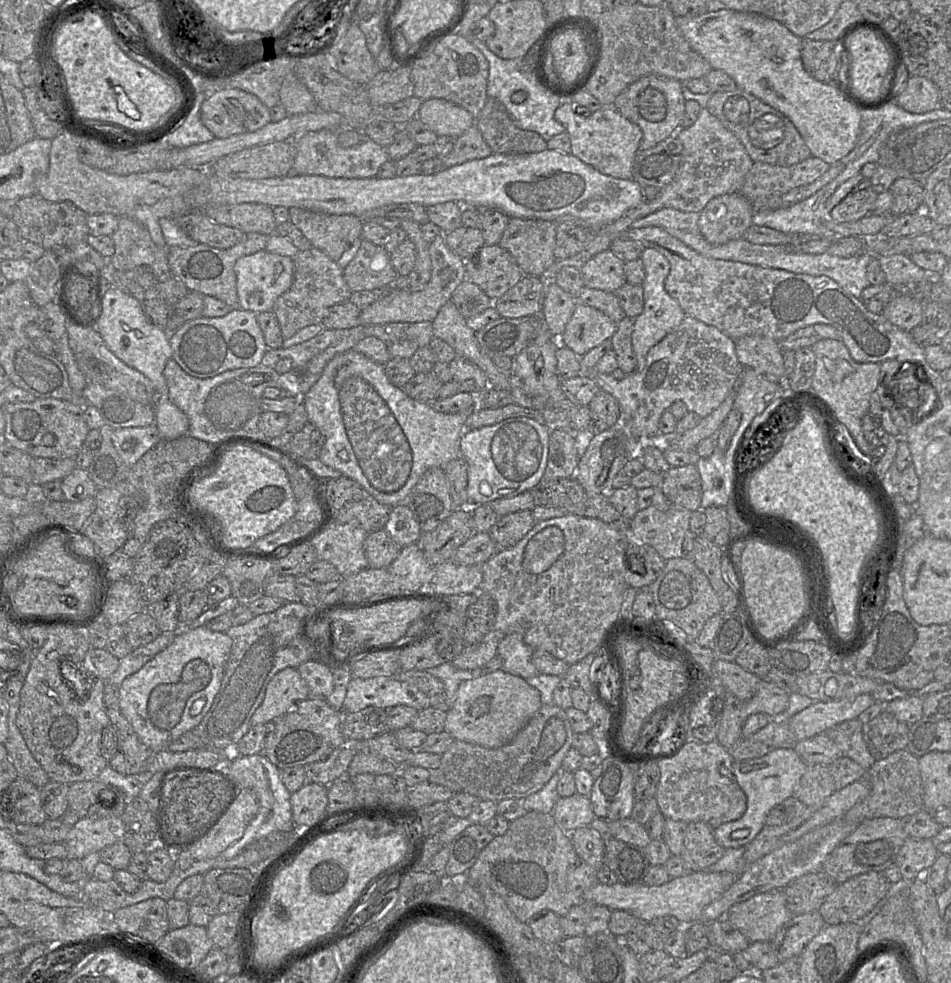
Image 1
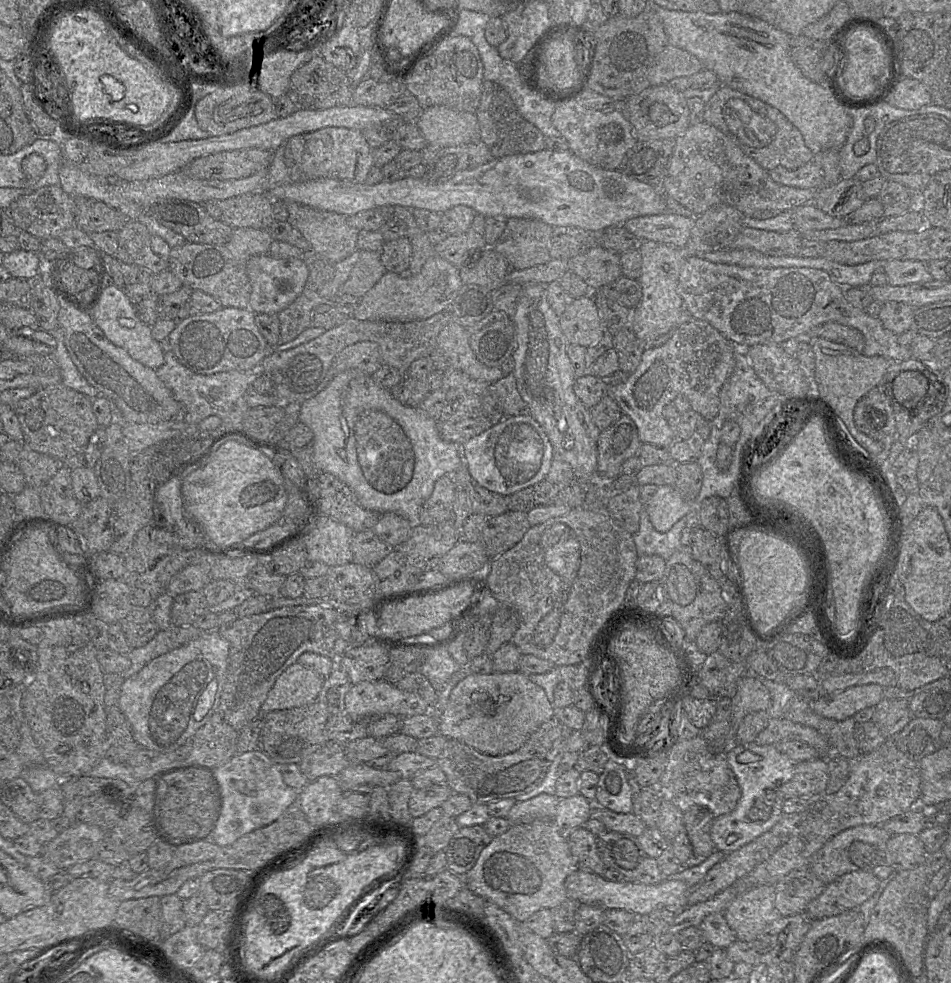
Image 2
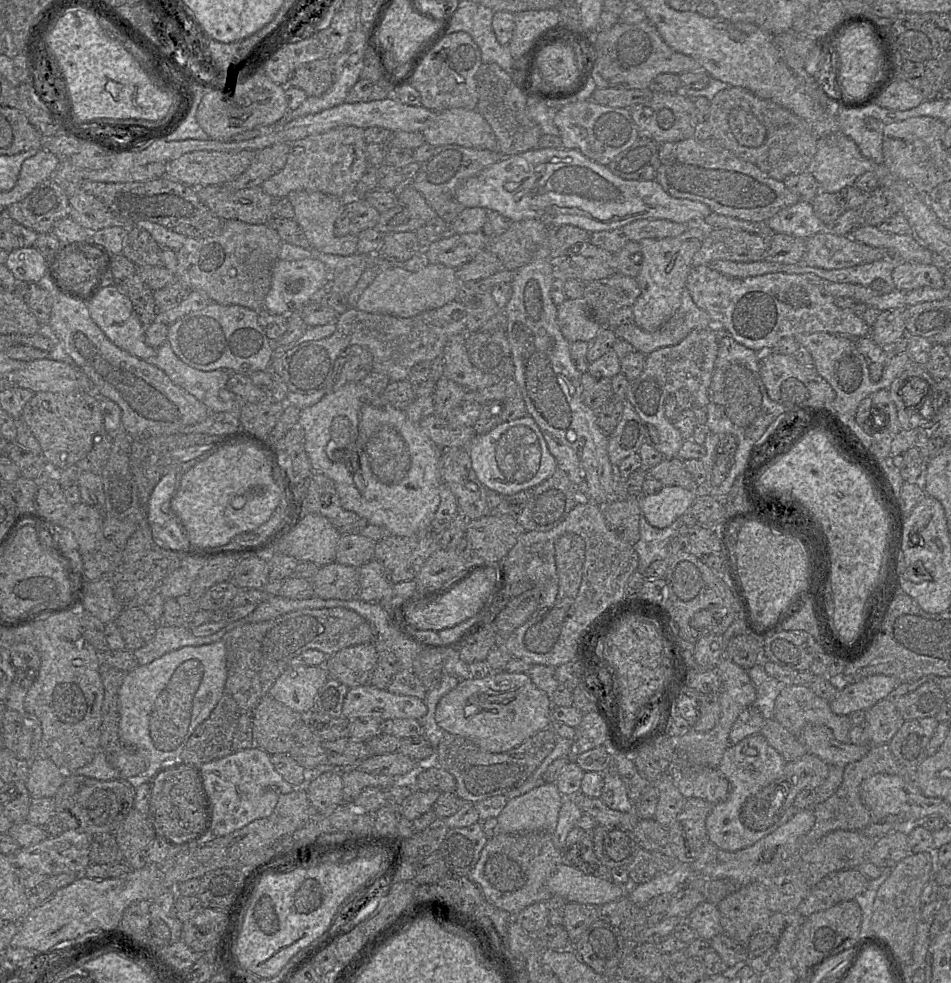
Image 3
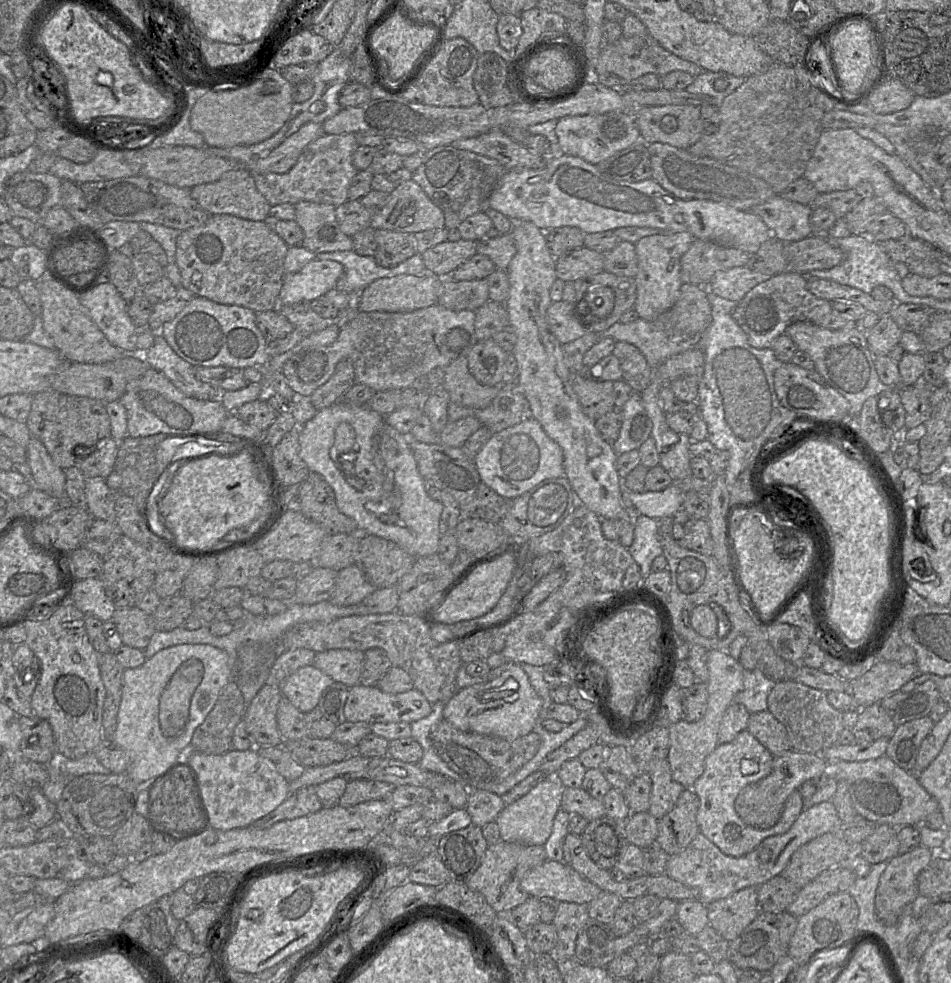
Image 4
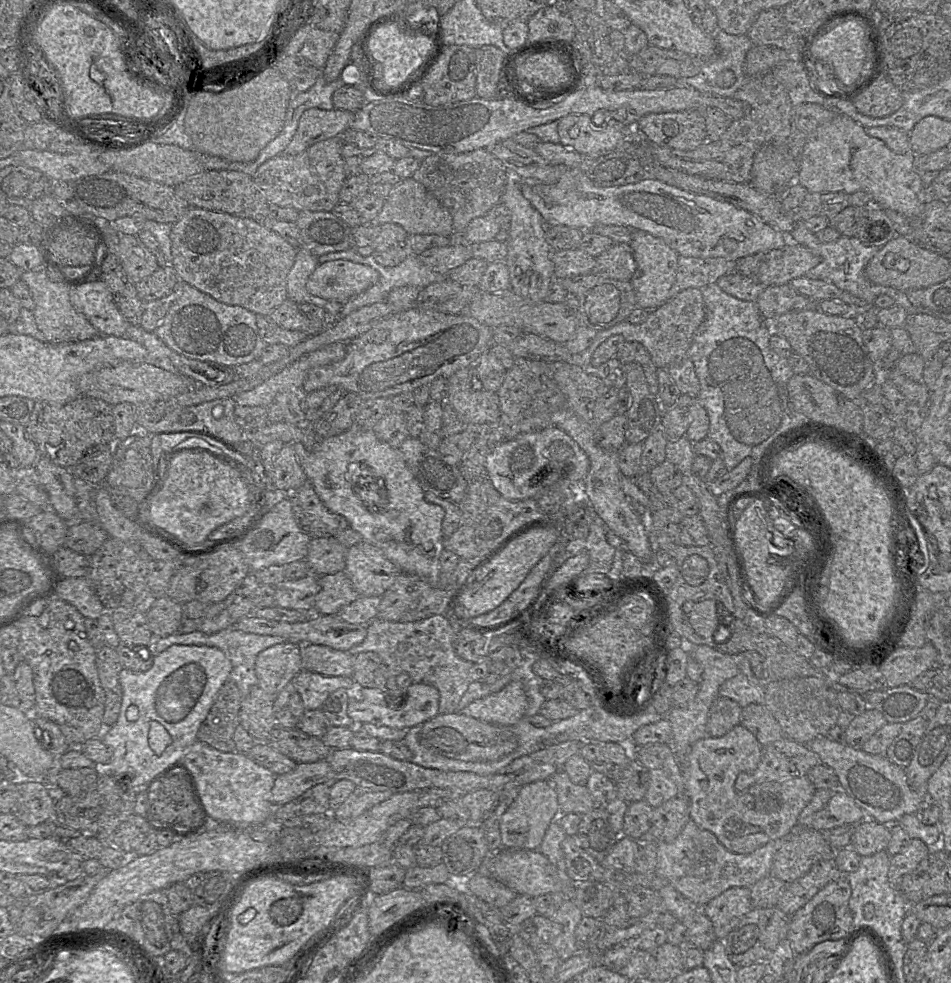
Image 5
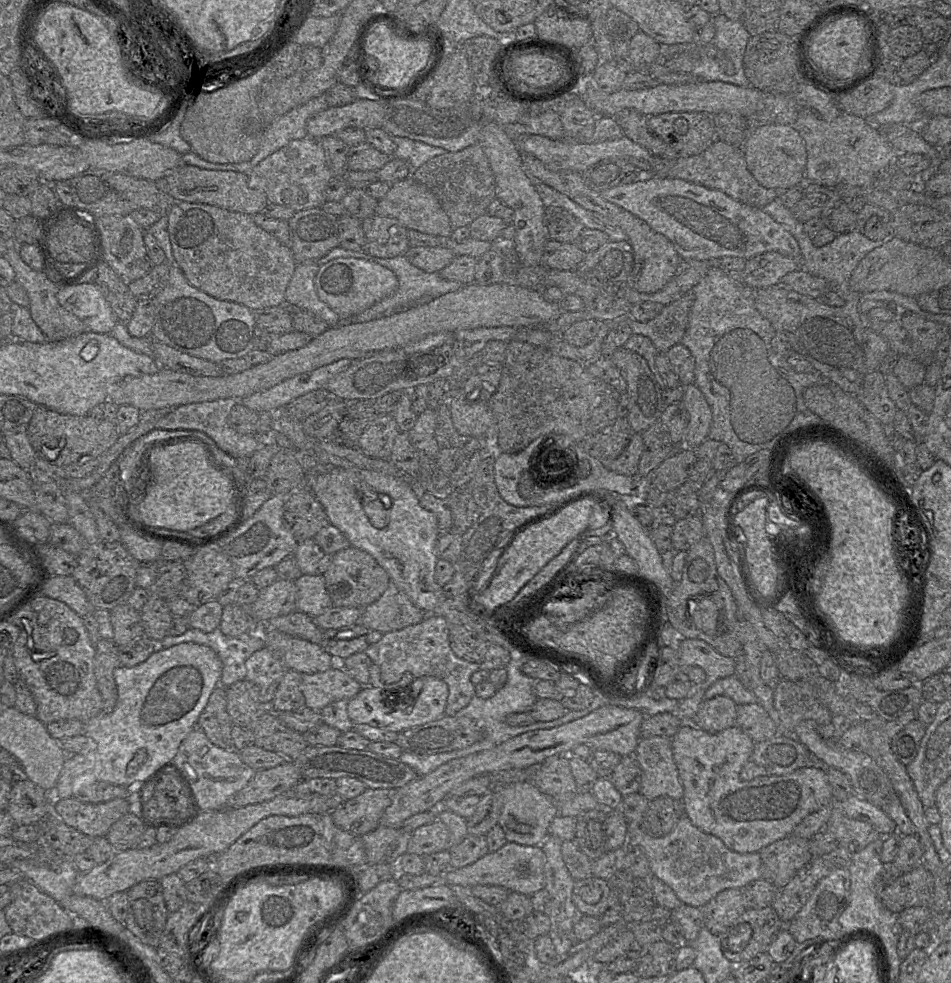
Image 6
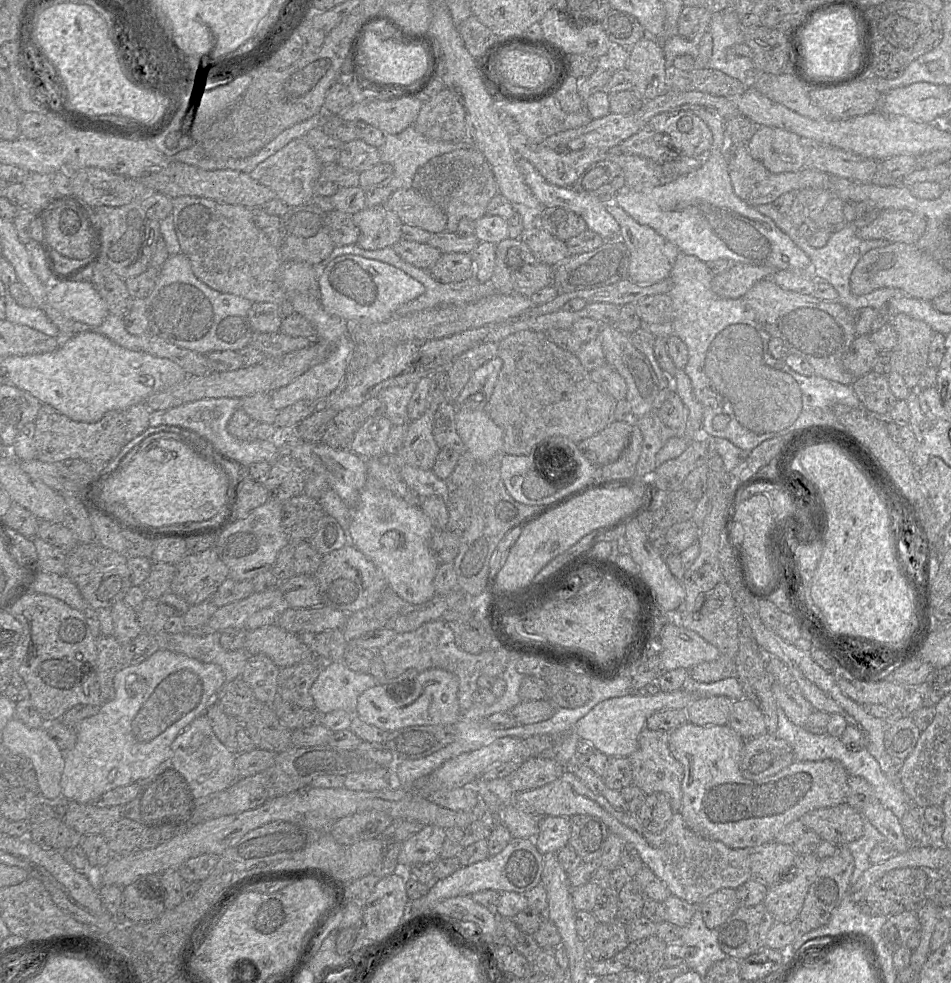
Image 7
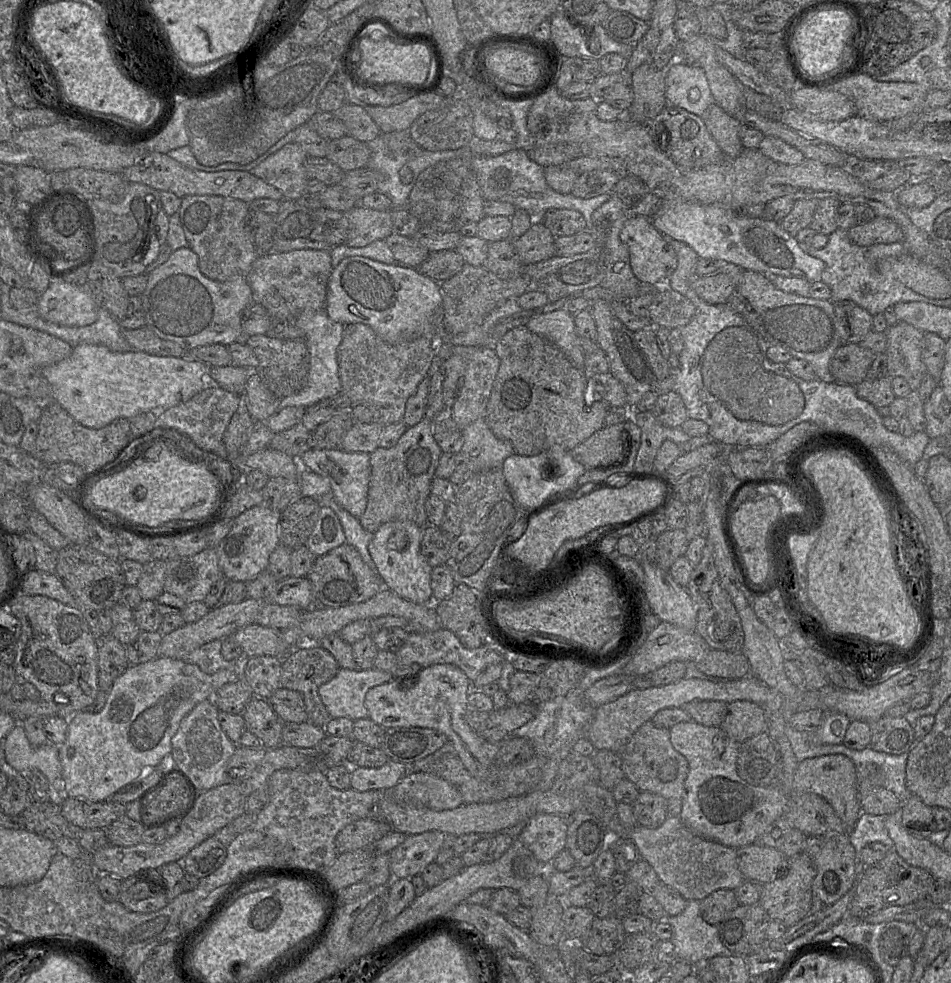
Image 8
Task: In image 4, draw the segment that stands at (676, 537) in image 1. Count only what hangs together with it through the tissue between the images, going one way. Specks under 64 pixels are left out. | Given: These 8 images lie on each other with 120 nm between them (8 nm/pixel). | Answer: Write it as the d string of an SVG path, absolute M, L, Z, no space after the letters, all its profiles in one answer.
M637 515L634 519L634 540L628 550L634 562L639 565L644 580L651 573L653 560L663 555L659 542L658 520Z

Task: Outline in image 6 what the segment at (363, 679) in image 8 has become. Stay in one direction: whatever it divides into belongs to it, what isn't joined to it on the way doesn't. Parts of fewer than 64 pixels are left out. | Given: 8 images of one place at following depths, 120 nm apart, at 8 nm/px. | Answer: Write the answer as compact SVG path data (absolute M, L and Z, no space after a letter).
M340 664L323 672L302 674L300 684L305 705L316 711L338 700L353 698L362 687Z

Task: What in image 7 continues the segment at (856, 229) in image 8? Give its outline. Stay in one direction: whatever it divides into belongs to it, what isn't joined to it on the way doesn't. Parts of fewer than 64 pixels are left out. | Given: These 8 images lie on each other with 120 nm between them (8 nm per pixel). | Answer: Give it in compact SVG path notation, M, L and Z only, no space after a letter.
M883 210L869 225L857 230L862 240L884 240L915 246L926 229L926 220L909 210Z

